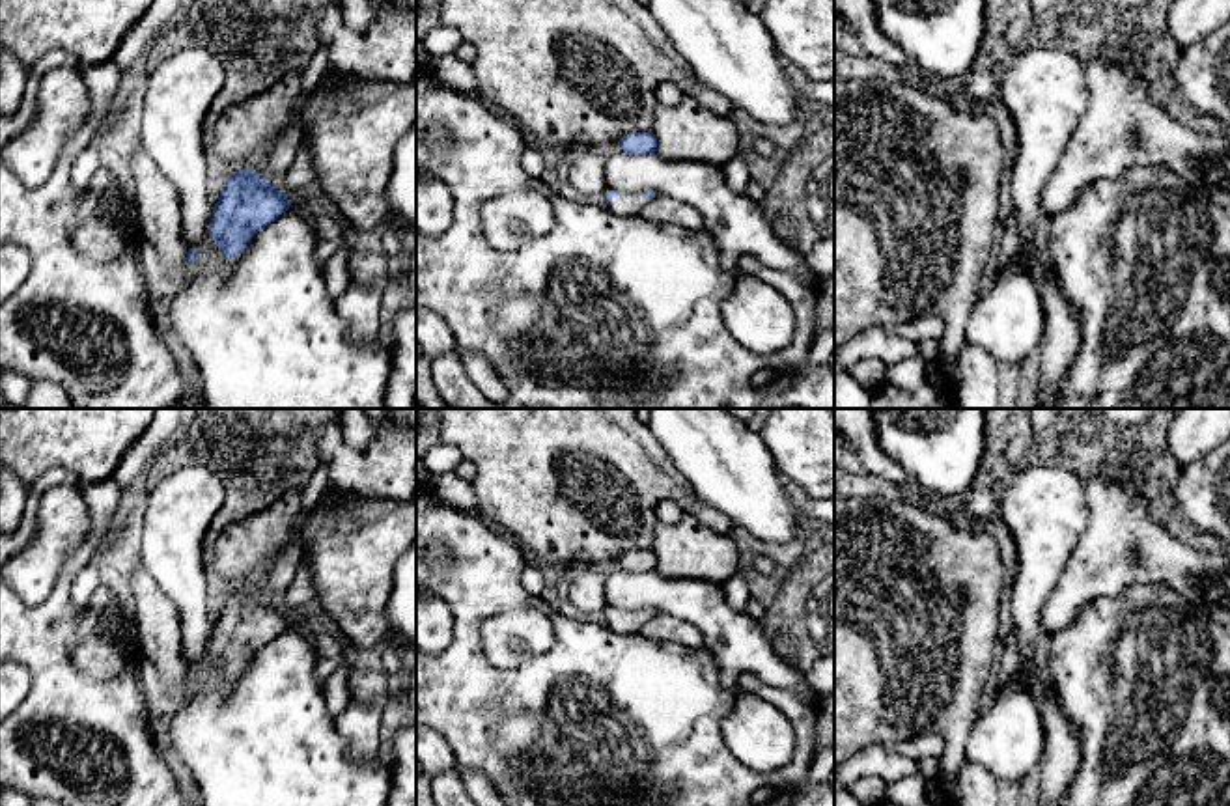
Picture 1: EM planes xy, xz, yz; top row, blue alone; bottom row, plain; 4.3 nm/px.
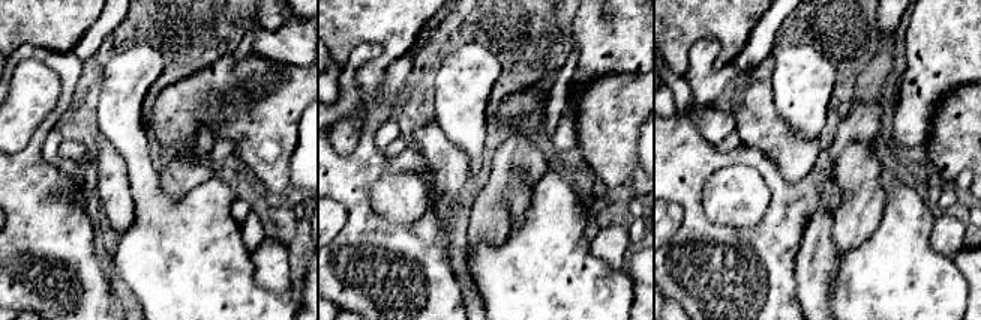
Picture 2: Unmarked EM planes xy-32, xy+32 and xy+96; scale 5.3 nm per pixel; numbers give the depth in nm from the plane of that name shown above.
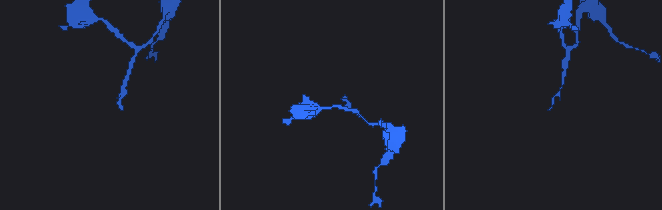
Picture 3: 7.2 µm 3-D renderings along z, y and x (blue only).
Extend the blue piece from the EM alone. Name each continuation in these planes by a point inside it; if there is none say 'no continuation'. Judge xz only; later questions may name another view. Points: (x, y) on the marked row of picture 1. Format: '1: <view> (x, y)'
1: xz (629, 206)

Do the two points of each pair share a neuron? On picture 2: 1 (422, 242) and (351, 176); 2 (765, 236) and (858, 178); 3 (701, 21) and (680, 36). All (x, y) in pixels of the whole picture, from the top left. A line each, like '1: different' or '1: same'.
1: same
2: different
3: same

